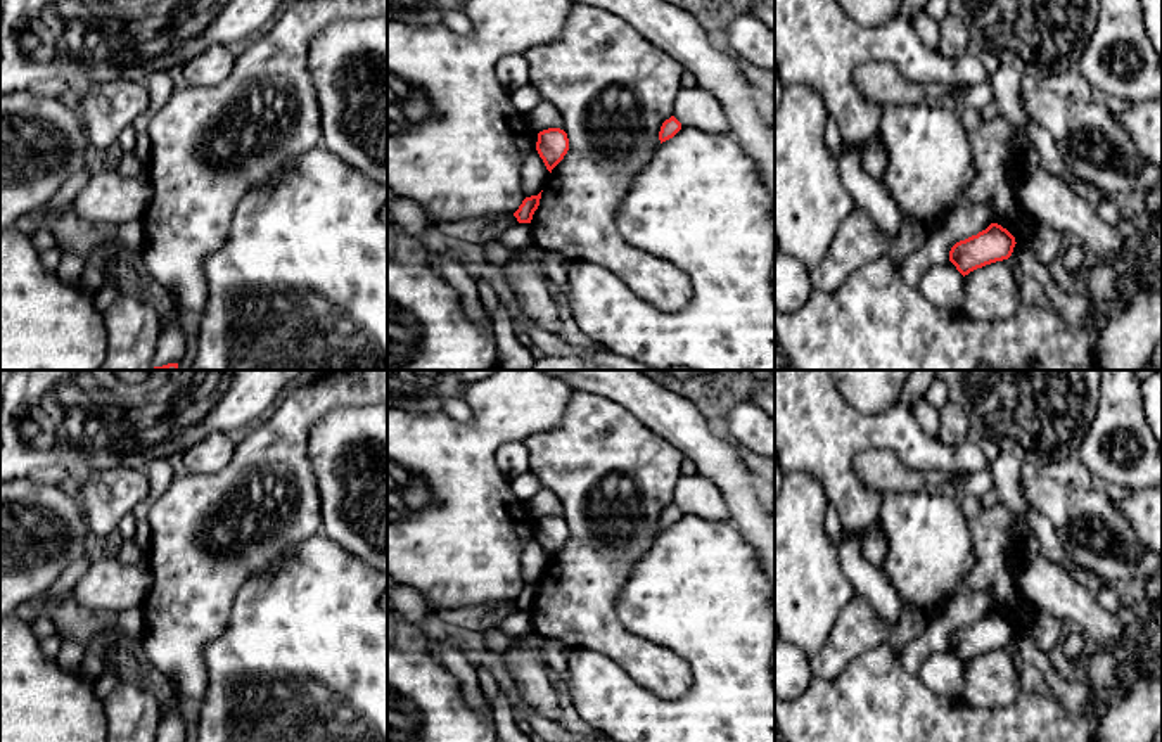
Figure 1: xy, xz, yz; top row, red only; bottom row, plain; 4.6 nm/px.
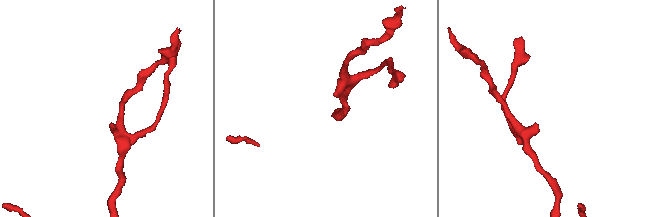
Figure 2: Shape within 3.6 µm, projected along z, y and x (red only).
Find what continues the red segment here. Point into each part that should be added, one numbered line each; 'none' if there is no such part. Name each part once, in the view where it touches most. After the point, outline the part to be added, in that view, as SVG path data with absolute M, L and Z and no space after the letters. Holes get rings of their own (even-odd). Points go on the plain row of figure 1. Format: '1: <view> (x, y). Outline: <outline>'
none

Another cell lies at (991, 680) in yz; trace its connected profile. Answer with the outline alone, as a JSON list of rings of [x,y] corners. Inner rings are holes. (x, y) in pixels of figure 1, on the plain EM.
[[[1008,647],[977,656],[963,666],[961,699],[972,707],[1006,707],[1022,692]]]

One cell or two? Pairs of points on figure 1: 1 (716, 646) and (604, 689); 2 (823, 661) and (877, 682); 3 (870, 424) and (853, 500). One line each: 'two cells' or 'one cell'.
1: one cell
2: two cells
3: one cell

